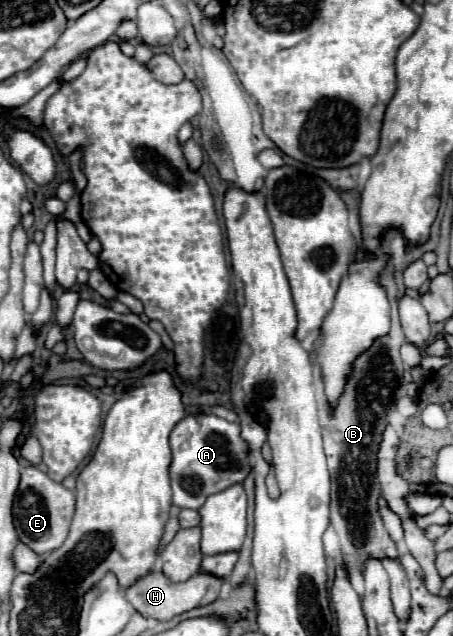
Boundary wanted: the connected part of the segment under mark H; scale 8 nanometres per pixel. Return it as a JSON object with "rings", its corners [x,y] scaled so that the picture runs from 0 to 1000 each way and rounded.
{"rings":[[[329,899],[329,903],[311,906],[302,915],[294,915],[280,925],[276,937],[298,953],[298,959],[307,965],[316,965],[320,972],[377,975],[377,972],[413,962],[413,959],[475,947],[483,931],[488,931],[488,921],[492,921],[492,909],[479,909],[479,906],[457,903],[457,899],[439,899],[435,906],[422,906],[408,915],[377,915],[360,899]]]}

